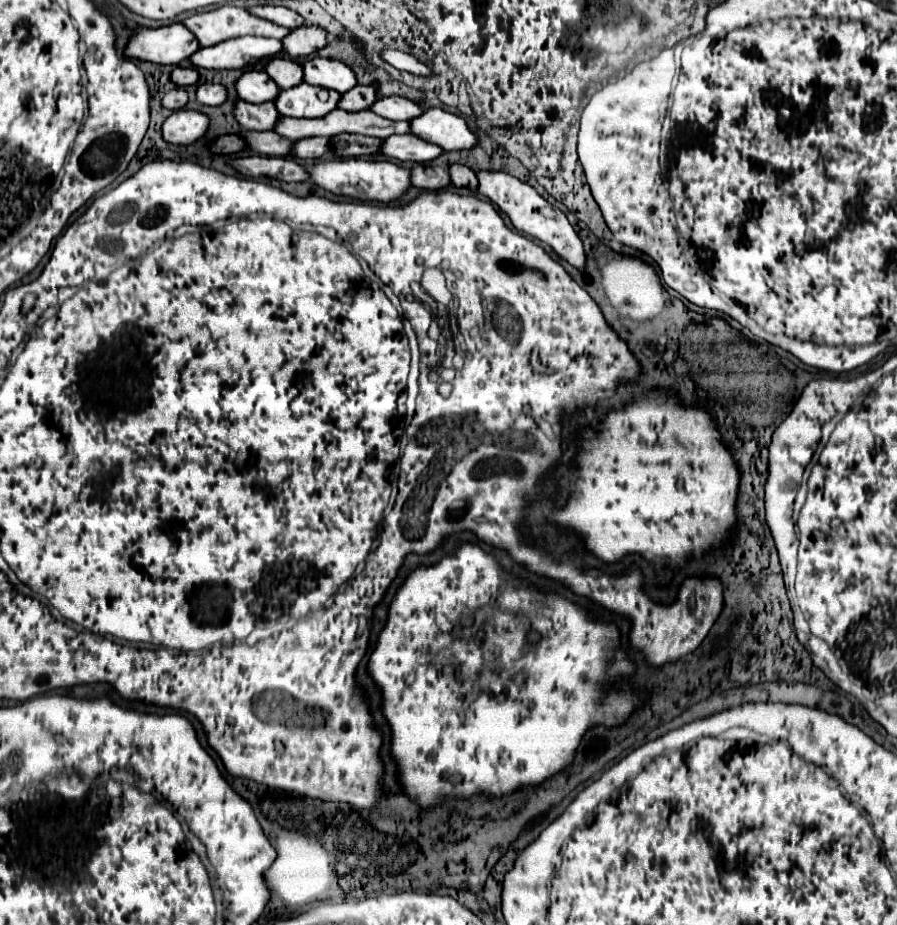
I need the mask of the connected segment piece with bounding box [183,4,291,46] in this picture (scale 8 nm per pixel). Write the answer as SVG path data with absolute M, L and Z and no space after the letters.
M229 4L211 12L189 16L187 20L183 20L183 24L197 36L201 46L215 46L219 42L247 34L283 40L291 32L289 28L253 16L247 8L237 8Z

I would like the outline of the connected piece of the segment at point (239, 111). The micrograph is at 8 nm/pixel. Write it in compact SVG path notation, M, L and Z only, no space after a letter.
M239 100L235 106L235 118L241 124L243 130L273 130L273 124L281 118L273 102L267 104L249 104L245 100Z

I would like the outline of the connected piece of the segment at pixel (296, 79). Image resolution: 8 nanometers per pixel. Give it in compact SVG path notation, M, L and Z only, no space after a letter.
M273 58L267 64L265 72L277 82L277 86L281 90L293 88L293 86L303 82L303 68L301 68L301 64L297 64L293 60L287 60L287 58Z

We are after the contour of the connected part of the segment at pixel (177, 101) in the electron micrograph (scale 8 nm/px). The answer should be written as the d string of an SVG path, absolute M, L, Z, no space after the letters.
M175 88L163 96L163 106L169 110L181 110L187 104L187 92L183 88Z

